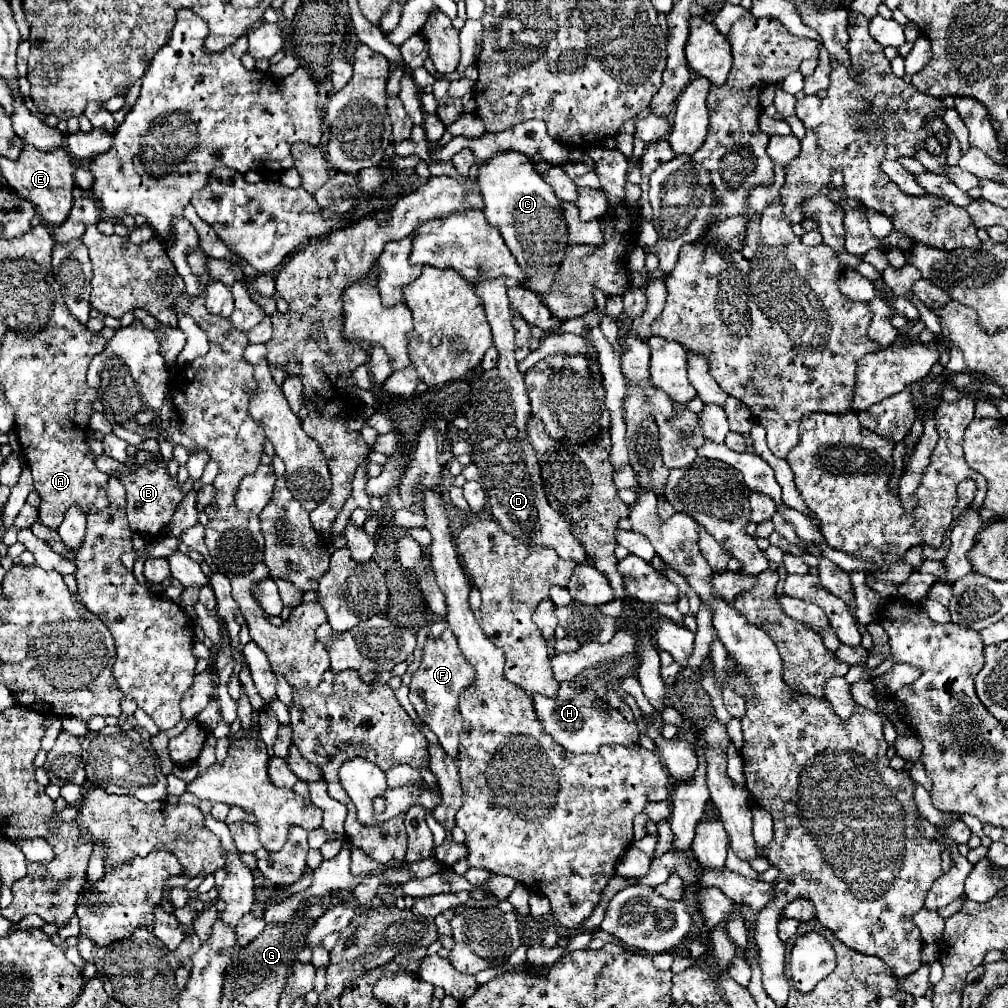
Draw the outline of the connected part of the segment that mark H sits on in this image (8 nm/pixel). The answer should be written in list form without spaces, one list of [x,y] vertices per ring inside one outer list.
[[[568,682],[560,684],[560,690],[554,698],[536,694],[534,708],[544,732],[548,732],[562,748],[572,754],[592,754],[598,752],[602,744],[630,746],[638,742],[636,722],[628,722],[618,710],[610,708],[610,704],[600,700],[594,692],[576,692]]]

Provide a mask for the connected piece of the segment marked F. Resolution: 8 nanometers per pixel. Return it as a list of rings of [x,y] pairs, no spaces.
[[[444,630],[438,638],[428,638],[420,668],[410,682],[410,702],[414,704],[420,720],[438,736],[440,746],[450,758],[458,756],[458,732],[462,728],[462,714],[458,710],[458,696],[474,680],[474,668],[464,660],[452,630]]]

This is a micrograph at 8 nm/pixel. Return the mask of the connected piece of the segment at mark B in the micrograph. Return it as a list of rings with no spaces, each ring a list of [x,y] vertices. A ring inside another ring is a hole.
[[[158,458],[156,464],[158,464],[156,470],[148,470],[148,462],[146,462],[142,466],[138,466],[138,470],[132,474],[116,474],[116,478],[126,488],[126,514],[128,514],[130,528],[142,536],[160,536],[162,530],[168,526],[176,506],[186,496],[186,490],[178,482],[178,478],[172,478],[168,474],[164,460]]]

